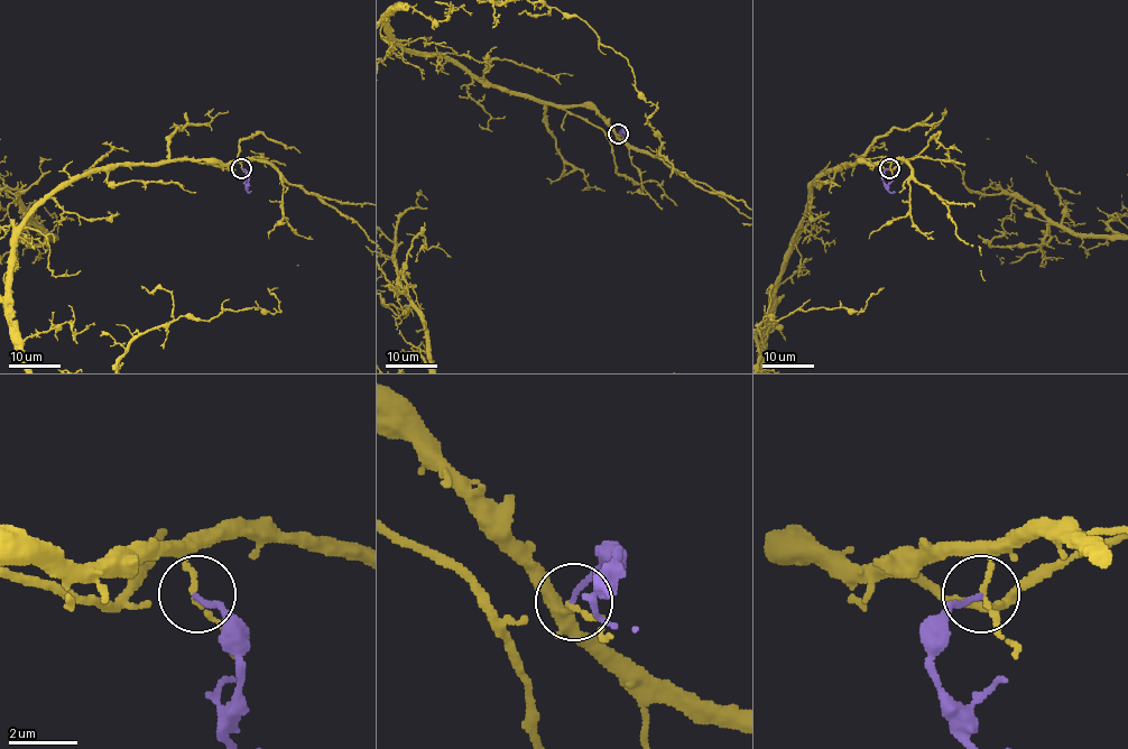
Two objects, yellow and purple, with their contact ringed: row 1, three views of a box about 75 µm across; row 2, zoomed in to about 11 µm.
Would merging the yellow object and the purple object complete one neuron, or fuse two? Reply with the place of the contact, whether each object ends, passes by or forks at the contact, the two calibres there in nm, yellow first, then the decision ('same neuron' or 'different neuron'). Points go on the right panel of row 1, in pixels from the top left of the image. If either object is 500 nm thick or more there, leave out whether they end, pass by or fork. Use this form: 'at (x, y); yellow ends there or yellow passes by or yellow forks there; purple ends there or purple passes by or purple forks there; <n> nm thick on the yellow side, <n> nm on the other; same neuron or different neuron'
at (889, 168); yellow forks there; purple ends there; 90 nm thick on the yellow side, 140 nm on the other; different neuron

